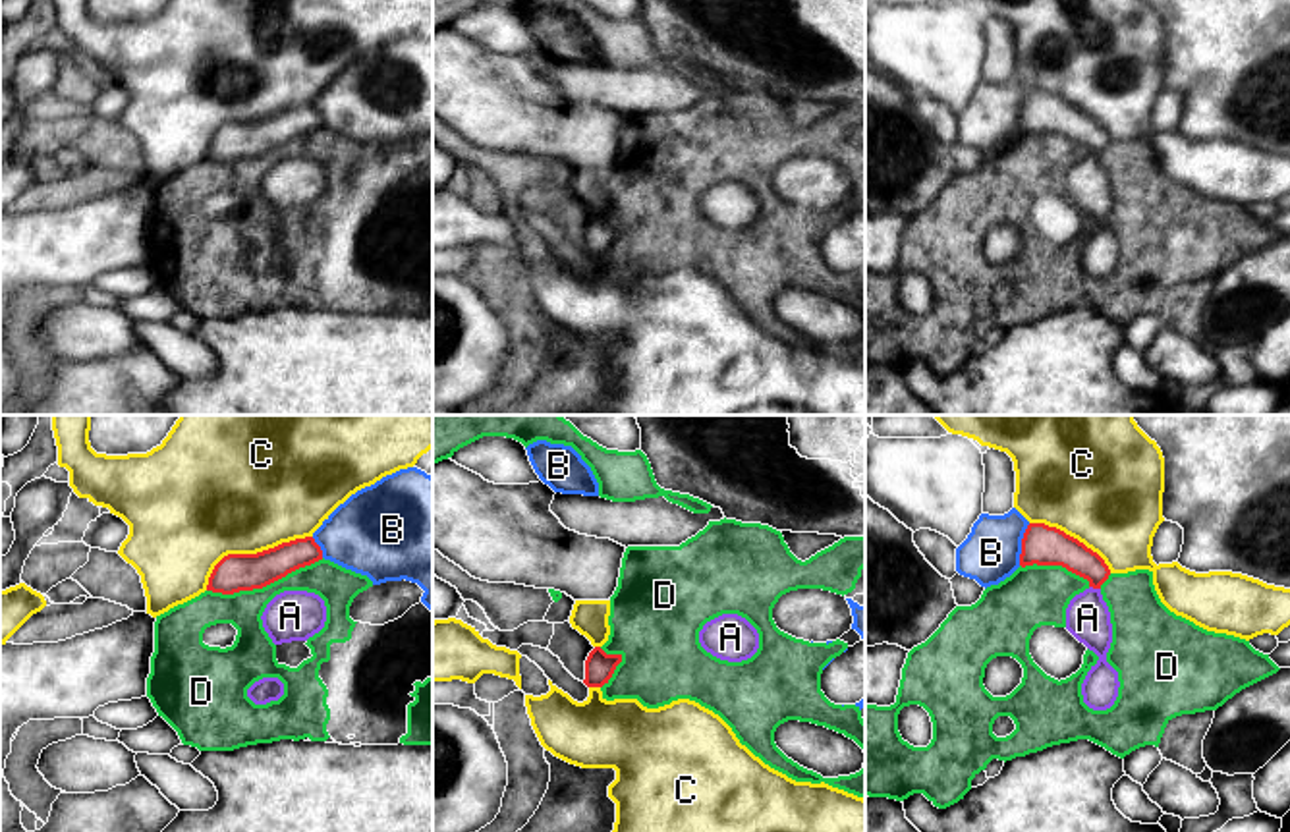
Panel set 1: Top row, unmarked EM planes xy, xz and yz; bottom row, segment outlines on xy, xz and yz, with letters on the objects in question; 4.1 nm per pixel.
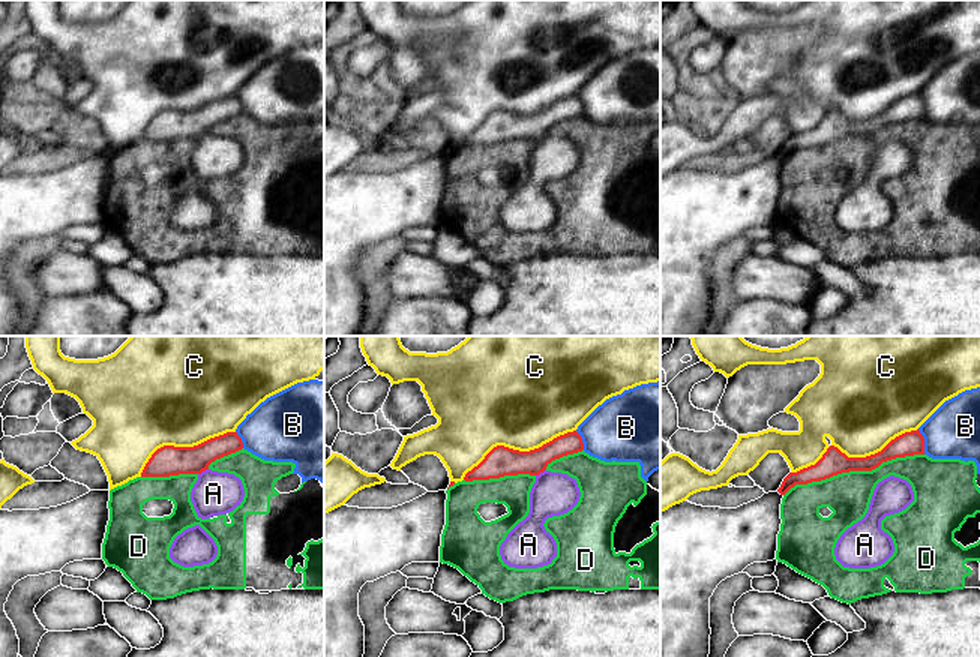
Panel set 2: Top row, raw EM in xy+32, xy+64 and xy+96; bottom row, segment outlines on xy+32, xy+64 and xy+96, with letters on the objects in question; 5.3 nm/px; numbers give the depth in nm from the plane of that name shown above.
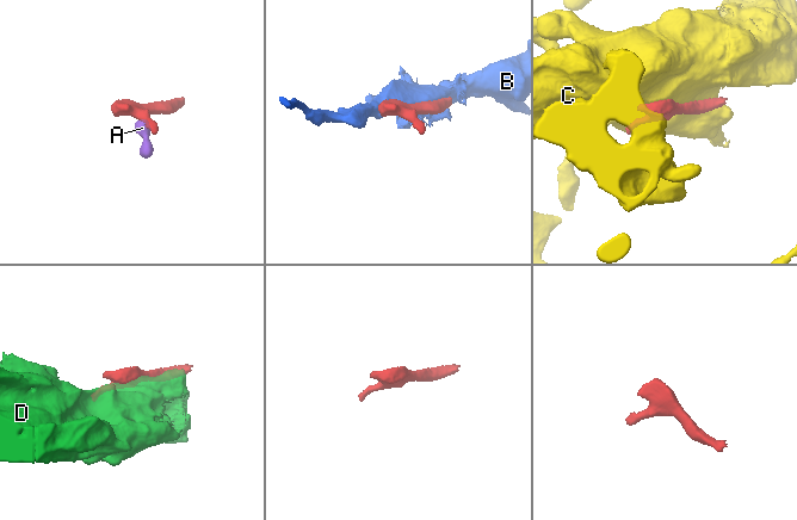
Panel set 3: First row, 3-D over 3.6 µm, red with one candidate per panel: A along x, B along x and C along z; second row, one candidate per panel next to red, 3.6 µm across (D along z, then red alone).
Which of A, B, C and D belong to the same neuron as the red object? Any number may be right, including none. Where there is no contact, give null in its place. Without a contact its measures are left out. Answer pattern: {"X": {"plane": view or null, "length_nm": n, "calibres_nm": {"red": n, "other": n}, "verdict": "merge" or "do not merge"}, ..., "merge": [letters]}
{"A": {"plane": "yz", "length_nm": 50, "calibres_nm": {"red": 160, "other": 190}, "verdict": "merge"}, "B": {"plane": "yz", "length_nm": 180, "calibres_nm": {"red": 170, "other": 240}, "verdict": "do not merge"}, "C": {"plane": "xy", "length_nm": 500, "calibres_nm": {"red": 160, "other": 480}, "verdict": "do not merge"}, "D": {"plane": "xy", "length_nm": 500, "calibres_nm": {"red": 160, "other": 150}, "verdict": "do not merge"}, "merge": ["A"]}

